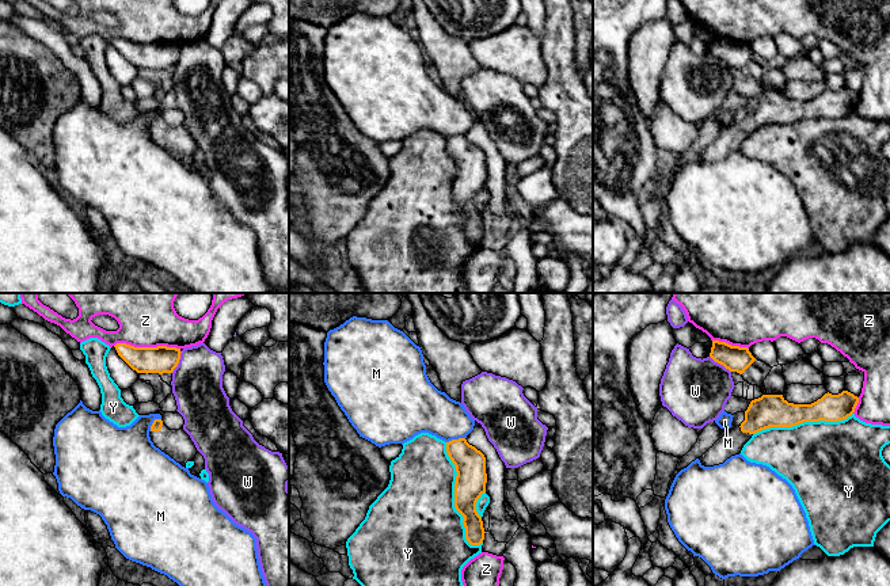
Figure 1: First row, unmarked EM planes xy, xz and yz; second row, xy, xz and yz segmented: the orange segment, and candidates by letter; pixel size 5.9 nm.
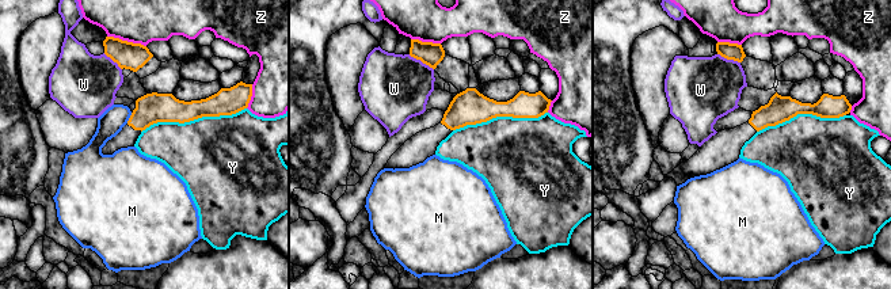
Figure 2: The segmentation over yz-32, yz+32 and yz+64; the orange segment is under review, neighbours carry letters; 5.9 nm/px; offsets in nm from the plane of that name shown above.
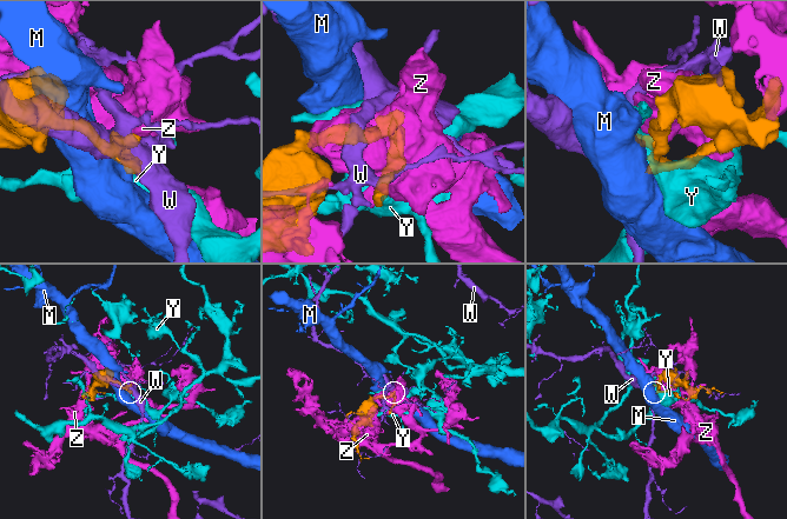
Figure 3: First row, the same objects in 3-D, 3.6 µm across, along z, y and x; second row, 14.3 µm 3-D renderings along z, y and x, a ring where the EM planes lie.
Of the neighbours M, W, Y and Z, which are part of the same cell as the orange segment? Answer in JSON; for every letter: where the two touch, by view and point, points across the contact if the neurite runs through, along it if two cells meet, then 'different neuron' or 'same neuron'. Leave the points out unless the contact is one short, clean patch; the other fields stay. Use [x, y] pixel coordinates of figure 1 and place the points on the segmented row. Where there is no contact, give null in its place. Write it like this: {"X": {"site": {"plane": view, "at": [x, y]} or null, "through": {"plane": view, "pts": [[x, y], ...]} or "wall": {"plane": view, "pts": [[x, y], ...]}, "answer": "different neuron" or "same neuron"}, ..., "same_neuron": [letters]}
{"M": {"site": {"plane": "xz", "at": [455, 440]}, "wall": {"plane": "xz", "pts": [[464, 437], [447, 442]]}, "answer": "different neuron"}, "W": {"site": {"plane": "xy", "at": [178, 362]}, "answer": "different neuron"}, "Y": {"site": {"plane": "xz", "at": [455, 498]}, "answer": "different neuron"}, "Z": {"site": {"plane": "xy", "at": [147, 347]}, "answer": "different neuron"}, "same_neuron": []}

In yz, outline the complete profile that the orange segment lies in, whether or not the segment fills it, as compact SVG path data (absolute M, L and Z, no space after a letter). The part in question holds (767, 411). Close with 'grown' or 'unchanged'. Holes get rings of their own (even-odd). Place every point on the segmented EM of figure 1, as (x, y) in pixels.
M848 391L825 393L811 404L788 403L783 395L762 395L750 402L745 421L729 430L699 460L704 467L723 464L739 454L753 434L769 427L792 427L803 422L838 422L855 412L859 397Z; grown

